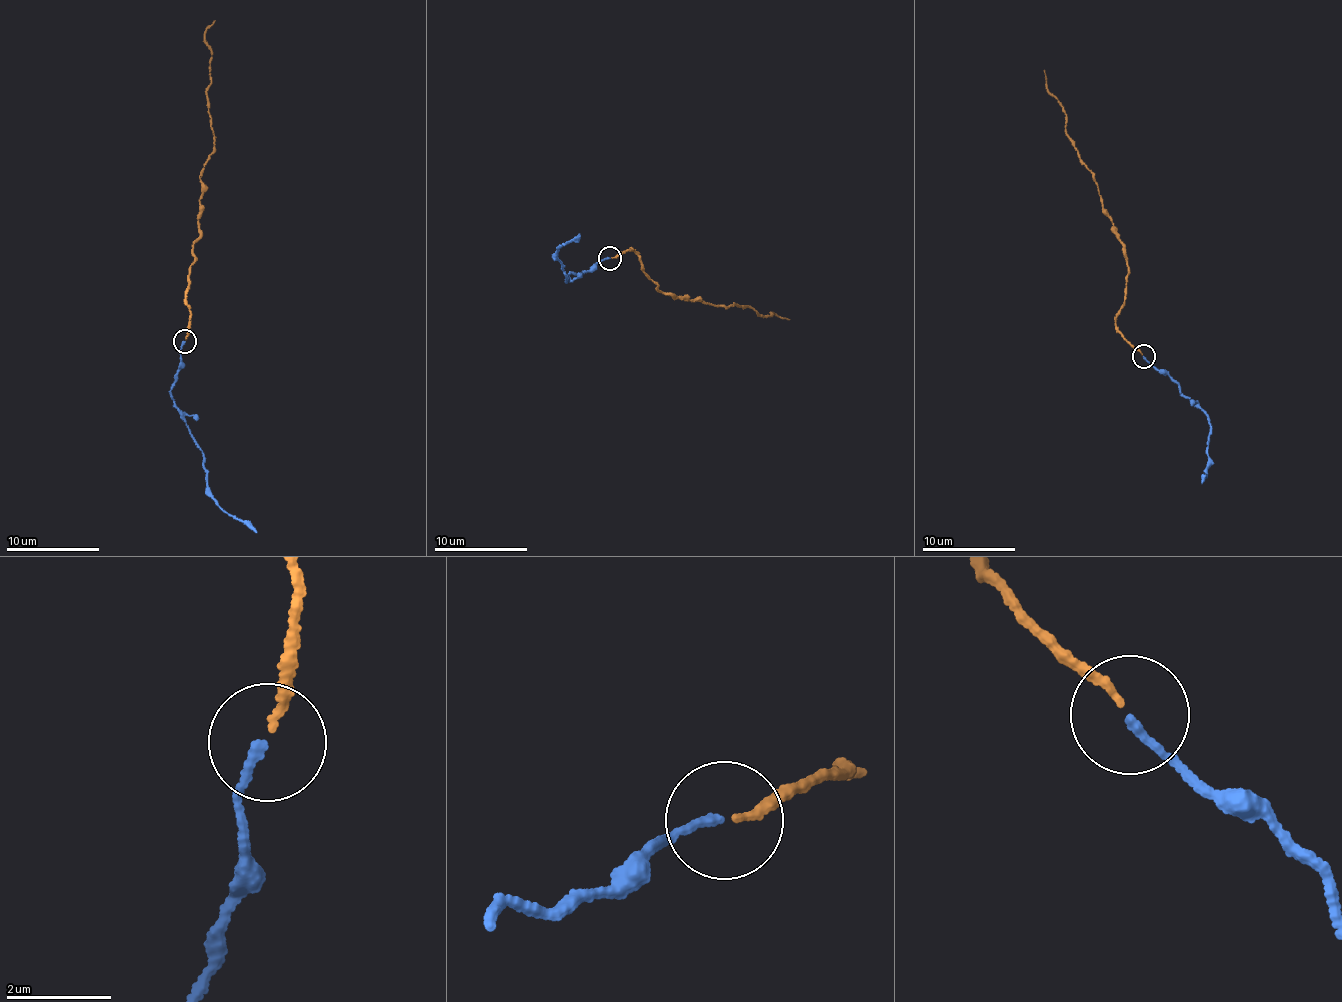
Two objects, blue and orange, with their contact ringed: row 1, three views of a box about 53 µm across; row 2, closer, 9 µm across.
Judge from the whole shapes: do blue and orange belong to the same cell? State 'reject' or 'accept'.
accept

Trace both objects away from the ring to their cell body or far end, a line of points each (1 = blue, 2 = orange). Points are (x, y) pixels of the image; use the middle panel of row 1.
1: (609, 258), (569, 274), (565, 281), (567, 280), (553, 254), (579, 235)
2: (612, 257), (634, 249), (650, 279), (675, 300), (747, 307), (760, 316), (774, 313), (788, 319)

